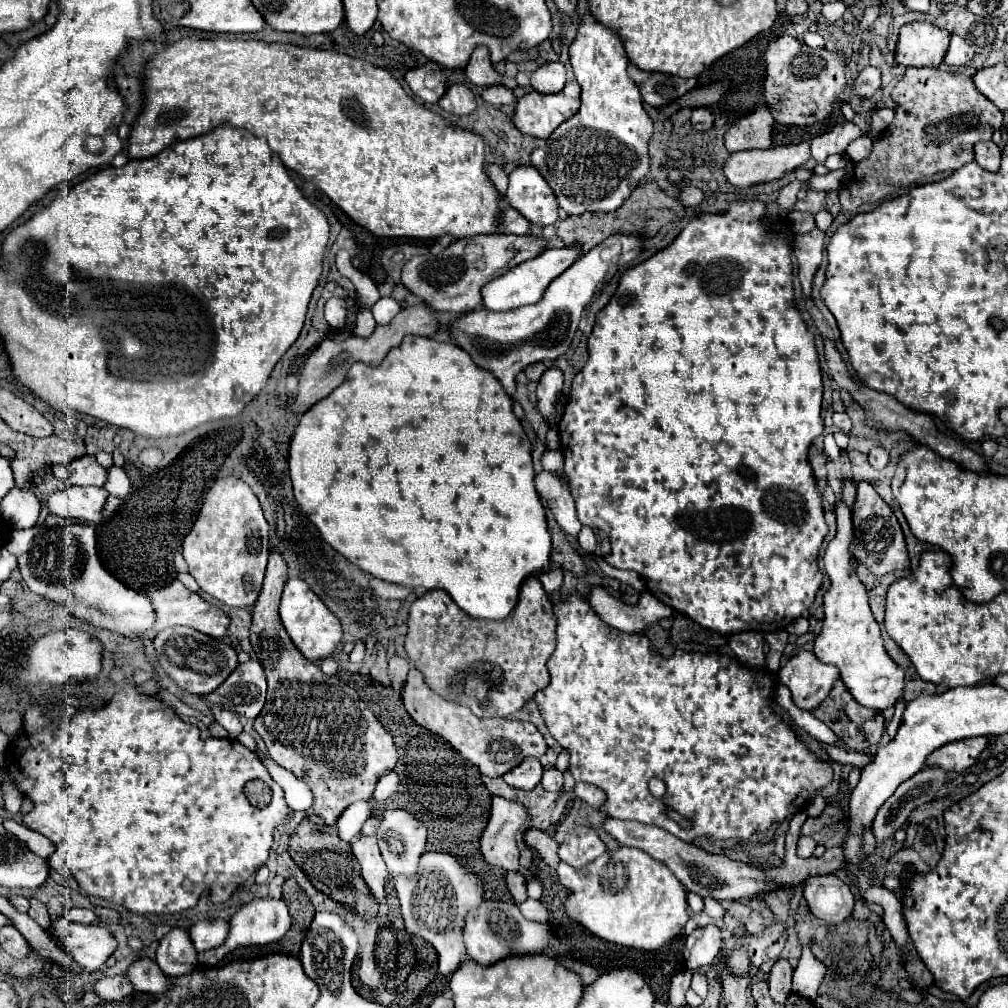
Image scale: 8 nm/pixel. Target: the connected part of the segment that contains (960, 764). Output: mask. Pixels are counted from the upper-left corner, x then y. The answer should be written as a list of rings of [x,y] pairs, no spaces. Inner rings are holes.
[[[970,737],[970,739],[952,741],[952,743],[946,743],[944,747],[936,749],[928,757],[926,763],[928,765],[940,765],[946,771],[962,773],[974,765],[974,761],[984,753],[986,747],[988,747],[986,737]]]

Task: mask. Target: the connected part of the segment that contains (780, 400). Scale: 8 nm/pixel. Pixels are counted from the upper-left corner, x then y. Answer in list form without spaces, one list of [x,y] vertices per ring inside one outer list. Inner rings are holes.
[[[732,201],[722,213],[692,217],[666,249],[658,251],[642,265],[624,271],[616,293],[596,315],[592,335],[588,337],[588,363],[574,377],[570,399],[558,423],[560,447],[566,459],[564,471],[570,481],[580,523],[606,531],[610,537],[612,551],[606,555],[606,563],[616,569],[636,571],[658,601],[668,603],[704,629],[712,629],[720,635],[732,635],[746,629],[760,633],[786,629],[810,609],[824,579],[818,569],[818,553],[828,535],[828,525],[824,523],[822,499],[808,463],[808,447],[824,431],[820,417],[822,373],[814,333],[806,327],[794,303],[790,261],[794,239],[786,233],[790,227],[788,219],[770,219],[762,201]]]

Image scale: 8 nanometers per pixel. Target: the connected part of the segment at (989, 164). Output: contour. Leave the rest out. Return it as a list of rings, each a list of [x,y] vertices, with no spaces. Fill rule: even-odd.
[[[980,141],[974,145],[976,161],[982,169],[996,173],[1000,169],[1000,149],[994,141]]]

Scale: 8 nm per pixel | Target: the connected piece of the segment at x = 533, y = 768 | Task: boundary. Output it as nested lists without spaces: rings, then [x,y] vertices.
[[[524,759],[516,769],[508,771],[502,779],[516,789],[532,789],[542,777],[542,765],[538,759]]]

